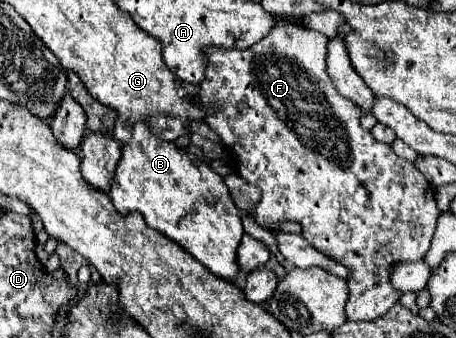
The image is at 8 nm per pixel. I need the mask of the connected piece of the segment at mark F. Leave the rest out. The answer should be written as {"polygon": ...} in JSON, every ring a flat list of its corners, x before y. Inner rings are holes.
{"polygon":[[278,23,262,41,258,41,256,45,248,47,248,49,220,49,220,47,210,47,206,49,206,59,208,59,208,65,206,65,206,75,200,83,200,93,198,93,198,99,200,103,208,109,208,117,206,117,206,123,210,125,212,131,216,131,222,139,222,143,238,157,238,173,248,181,248,183,254,183,262,189,262,199,256,207,256,223,262,225,262,227,270,227,270,225,276,225,284,219,290,219,290,221,298,221,302,225,302,237,314,245,318,251,322,251,324,255,336,259,338,263,342,263,344,267,350,269,350,275,348,275,348,301,346,301,346,315,350,321,372,321,376,317,382,317,392,305,398,303,400,295,402,293,396,293,396,289,392,289,392,283,390,283,390,271,392,271,392,265,394,263,400,263,400,261,416,261,416,259,424,259,426,251,430,249,430,241,432,241,432,235,434,235,434,229,436,229,436,219,440,215,440,209,434,201,434,187,424,179,424,175,416,169,414,163,406,161,406,159,400,159,390,145,386,143,378,143,370,131,362,129,360,125,360,117,362,117,362,109,358,105,354,105,352,101,348,101,346,97,342,97,330,75,326,73,326,49,328,45,328,37,324,37,322,33,316,33,316,31,308,31,304,27,296,27,296,25,288,25,288,23]]}

